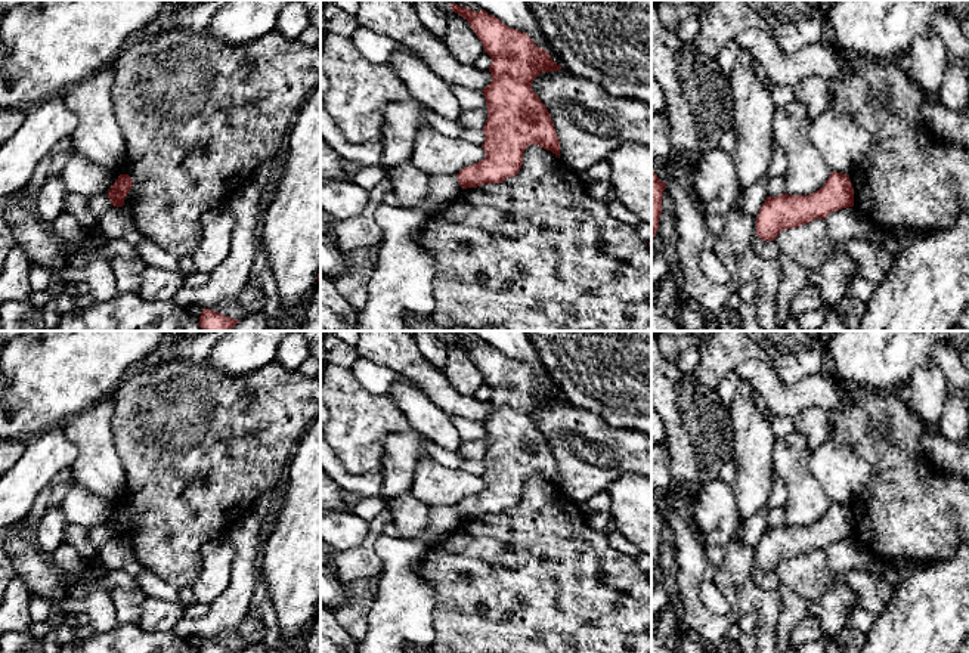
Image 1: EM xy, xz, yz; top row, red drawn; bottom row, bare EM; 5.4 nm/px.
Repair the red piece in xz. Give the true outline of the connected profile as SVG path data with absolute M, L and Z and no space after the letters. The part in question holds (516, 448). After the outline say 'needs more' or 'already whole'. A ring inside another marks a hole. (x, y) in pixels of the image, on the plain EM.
M453 334L451 338L470 355L484 383L492 389L489 397L492 412L482 421L487 439L487 451L483 458L484 474L482 476L486 488L464 498L456 505L459 517L462 520L477 519L486 514L502 514L505 510L514 508L521 499L523 483L529 476L539 476L560 489L560 471L551 446L532 421L532 414L541 403L560 402L561 397L551 390L547 381L538 378L526 363L507 358L486 341L474 343Z; already whole

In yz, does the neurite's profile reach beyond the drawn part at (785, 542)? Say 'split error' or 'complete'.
complete

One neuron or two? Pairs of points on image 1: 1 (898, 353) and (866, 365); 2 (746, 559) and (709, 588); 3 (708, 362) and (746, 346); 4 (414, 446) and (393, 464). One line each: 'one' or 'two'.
1: one
2: two
3: one
4: one

